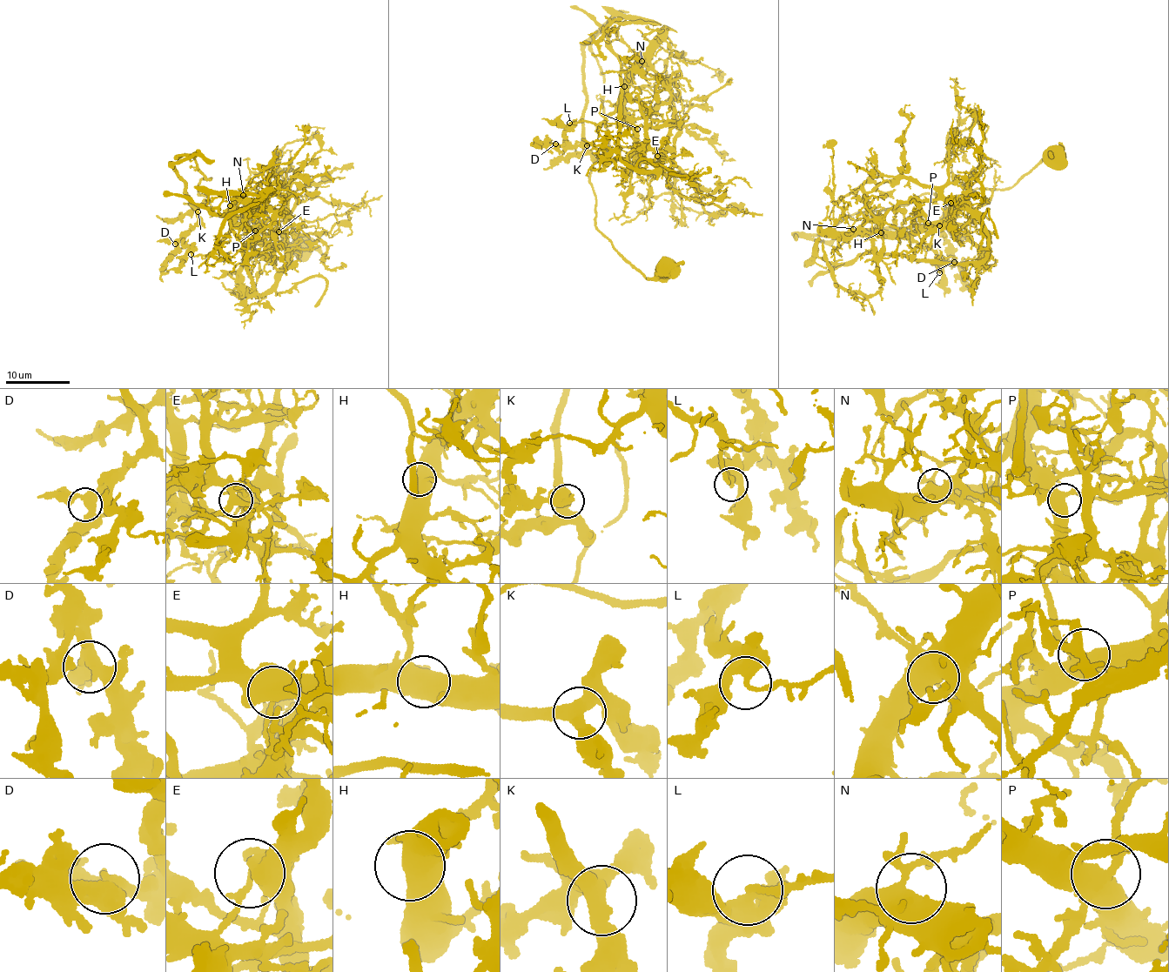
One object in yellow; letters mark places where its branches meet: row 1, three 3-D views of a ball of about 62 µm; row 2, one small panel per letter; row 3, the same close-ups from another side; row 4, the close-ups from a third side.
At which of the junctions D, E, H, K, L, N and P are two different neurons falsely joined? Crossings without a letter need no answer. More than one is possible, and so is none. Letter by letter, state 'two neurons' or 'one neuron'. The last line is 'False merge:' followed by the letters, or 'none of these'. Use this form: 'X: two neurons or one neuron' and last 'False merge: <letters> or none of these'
D: one neuron
E: two neurons
H: one neuron
K: one neuron
L: two neurons
N: one neuron
P: one neuron
False merge: E, L

